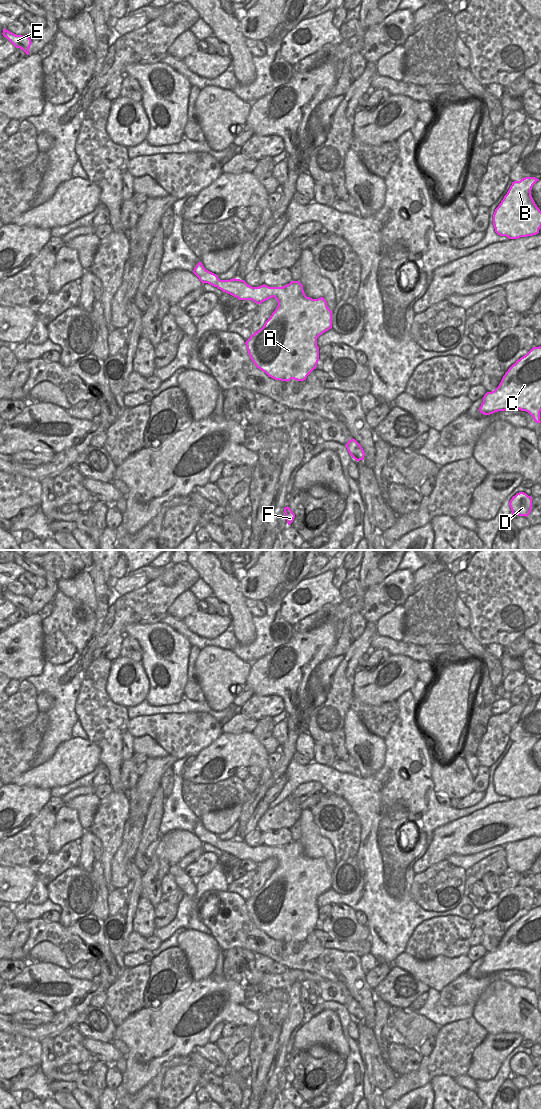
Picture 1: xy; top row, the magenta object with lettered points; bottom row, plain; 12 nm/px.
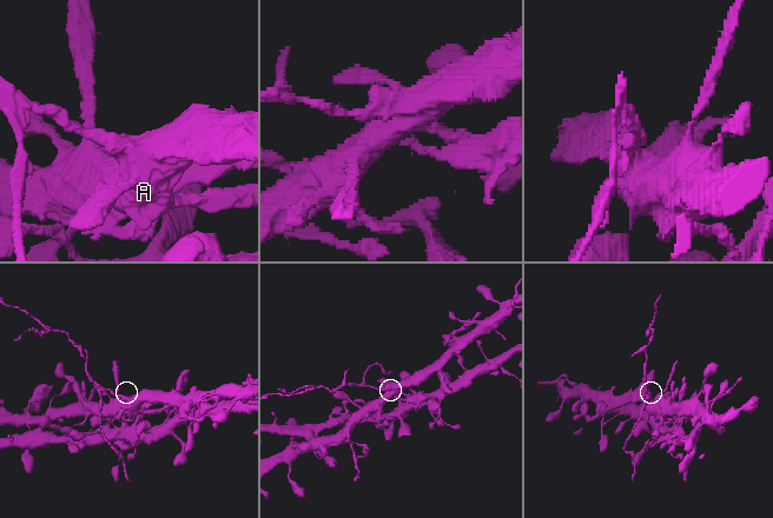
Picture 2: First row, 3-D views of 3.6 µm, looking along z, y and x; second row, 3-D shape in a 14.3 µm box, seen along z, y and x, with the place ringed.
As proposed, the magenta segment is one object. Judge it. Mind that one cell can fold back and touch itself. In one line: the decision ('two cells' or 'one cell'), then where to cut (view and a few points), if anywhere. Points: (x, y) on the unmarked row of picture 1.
two cells; cut in xy along (219, 839), (216, 846)

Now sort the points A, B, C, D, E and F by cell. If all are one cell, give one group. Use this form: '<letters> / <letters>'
A B C D F / E

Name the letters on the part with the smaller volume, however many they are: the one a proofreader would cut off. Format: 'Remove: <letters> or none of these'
Remove: E

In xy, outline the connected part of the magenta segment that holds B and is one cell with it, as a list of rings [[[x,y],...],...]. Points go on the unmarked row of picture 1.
[[[525,737],[512,742],[493,774],[493,786],[498,795],[518,799],[539,793],[541,771],[531,756],[537,741],[535,737]]]

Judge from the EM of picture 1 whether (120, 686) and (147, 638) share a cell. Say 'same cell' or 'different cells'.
different cells

